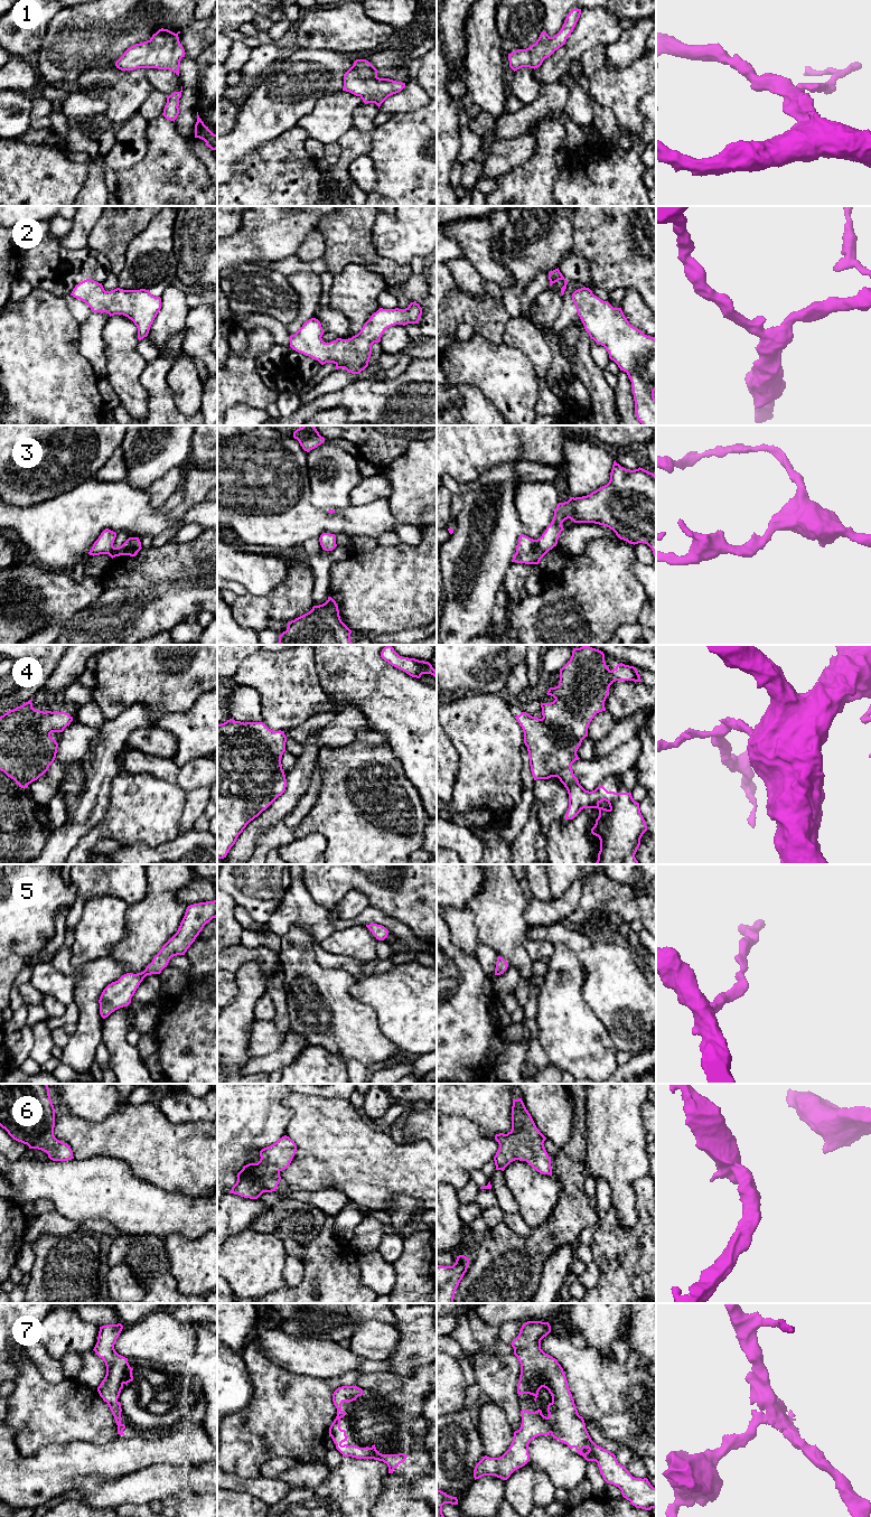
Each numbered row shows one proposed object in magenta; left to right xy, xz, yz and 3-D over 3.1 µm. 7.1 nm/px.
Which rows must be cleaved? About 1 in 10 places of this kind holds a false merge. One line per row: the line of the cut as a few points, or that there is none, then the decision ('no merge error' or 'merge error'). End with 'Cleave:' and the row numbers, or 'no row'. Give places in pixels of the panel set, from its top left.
1: no cut | no merge error
2: no cut | no merge error
3: no cut | no merge error
4: no cut | no merge error
5: no cut | no merge error
6: no cut | no merge error
7: no cut | no merge error
Cleave: no row

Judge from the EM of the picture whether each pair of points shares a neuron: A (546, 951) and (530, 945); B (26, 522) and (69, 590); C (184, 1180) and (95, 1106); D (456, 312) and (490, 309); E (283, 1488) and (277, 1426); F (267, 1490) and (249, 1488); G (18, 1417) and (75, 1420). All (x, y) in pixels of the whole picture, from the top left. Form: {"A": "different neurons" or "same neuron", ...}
{"A": "same neuron", "B": "different neurons", "C": "different neurons", "D": "same neuron", "E": "different neurons", "F": "same neuron", "G": "same neuron"}

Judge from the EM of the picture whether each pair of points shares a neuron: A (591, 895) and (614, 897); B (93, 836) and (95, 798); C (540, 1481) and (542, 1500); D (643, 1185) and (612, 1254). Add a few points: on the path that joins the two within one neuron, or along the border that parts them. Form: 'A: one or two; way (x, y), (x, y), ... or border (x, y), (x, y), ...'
A: one; way (597, 895), (608, 896)
B: two; border (109, 803), (103, 817), (76, 844)
C: one; way (542, 1486), (542, 1496)
D: one; way (644, 1202), (644, 1224), (630, 1237)

